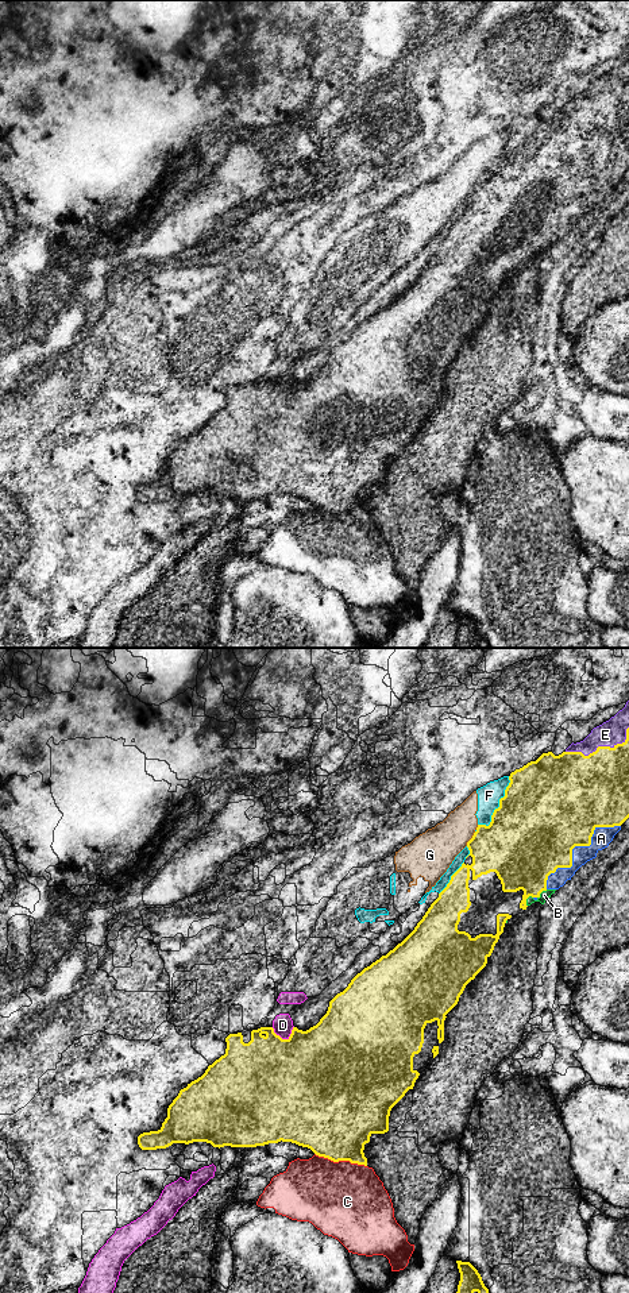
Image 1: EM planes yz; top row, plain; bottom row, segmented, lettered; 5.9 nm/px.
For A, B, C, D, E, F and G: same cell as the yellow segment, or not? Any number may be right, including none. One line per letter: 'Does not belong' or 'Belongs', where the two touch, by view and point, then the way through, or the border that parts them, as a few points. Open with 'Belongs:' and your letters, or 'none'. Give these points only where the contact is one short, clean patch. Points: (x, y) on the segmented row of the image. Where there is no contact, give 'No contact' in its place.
Belongs: A, B, E
A: Belongs. Touches yellow at yz (575, 845)
B: Belongs. Touches yellow at yz (525, 900)
C: Does not belong. Touches yellow at yz (340, 1160)
D: Does not belong. Touches yellow at yz (284, 1039)
E: Belongs. Touches yellow at yz (601, 747)
F: Does not belong. Touches yellow at yz (500, 806)
G: Does not belong. Touches yellow at yz (471, 838). Boundary: yz (475, 832), (466, 845)

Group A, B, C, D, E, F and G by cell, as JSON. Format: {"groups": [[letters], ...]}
{"groups": [["A", "B", "E"], ["C"], ["D", "F", "G"]]}

